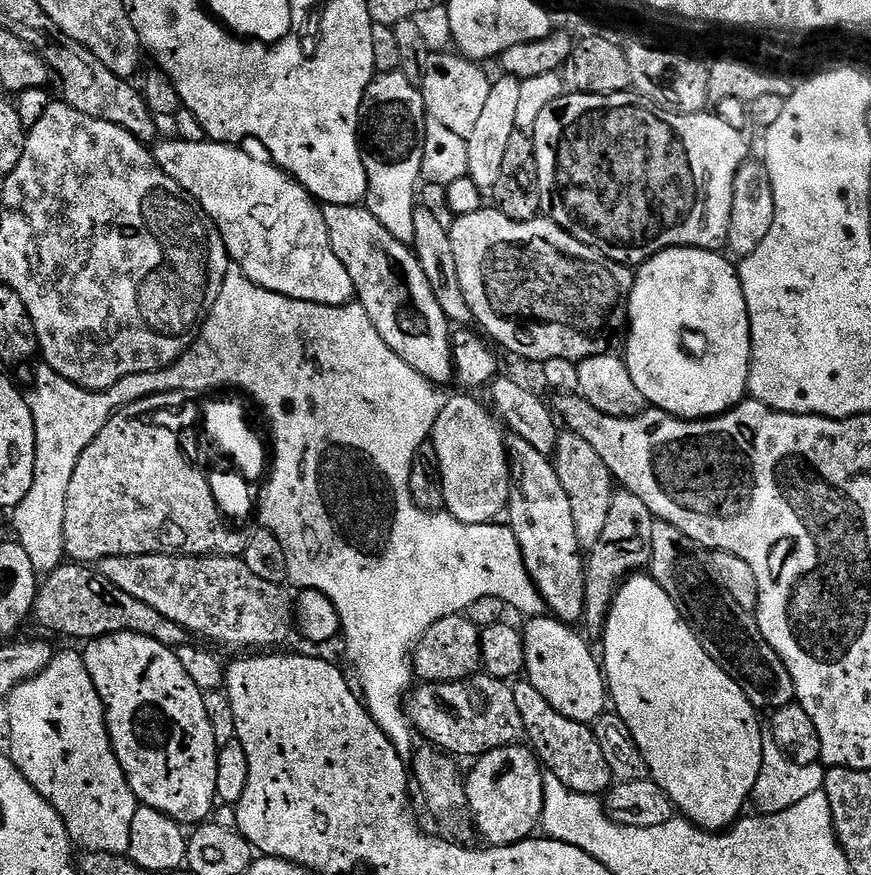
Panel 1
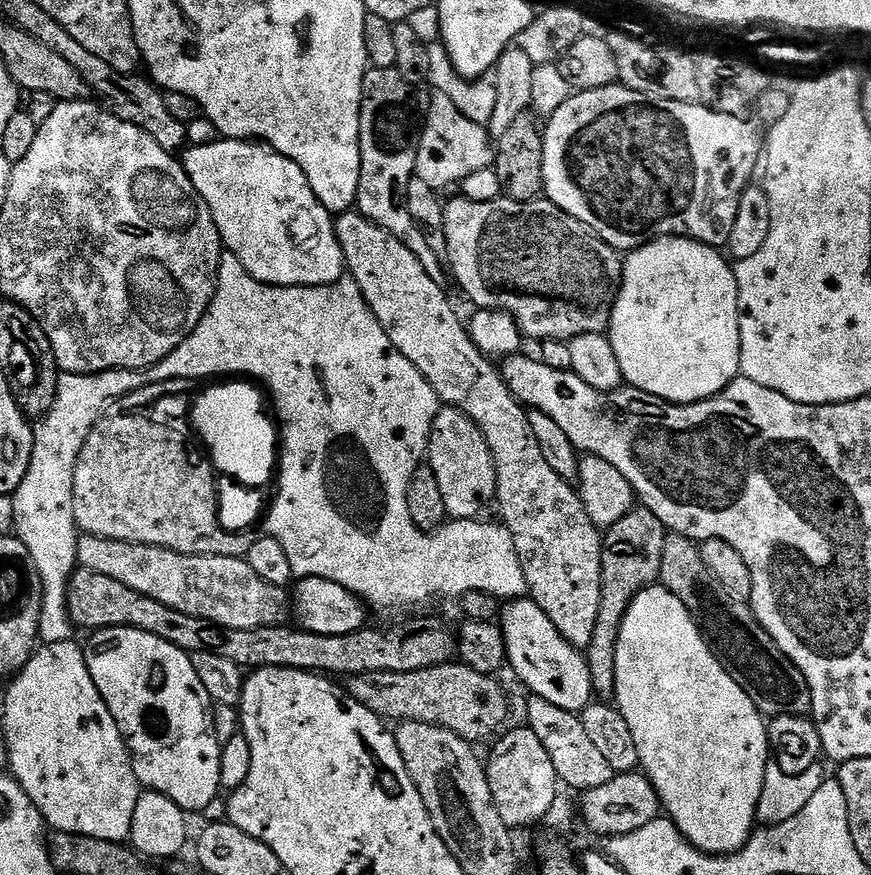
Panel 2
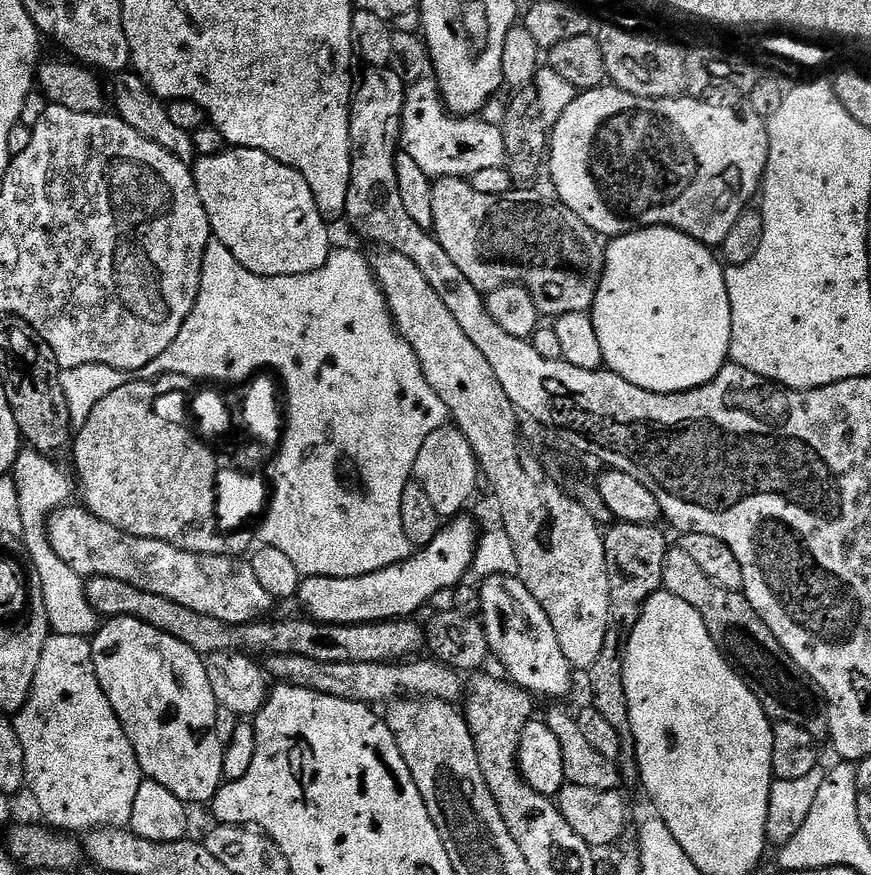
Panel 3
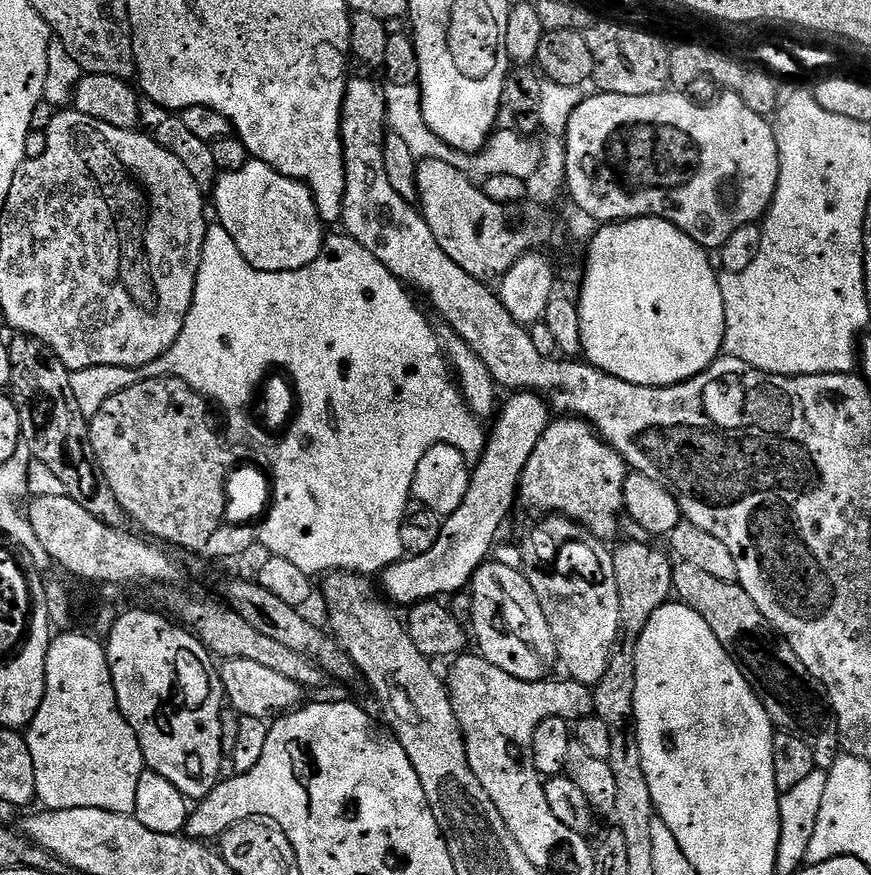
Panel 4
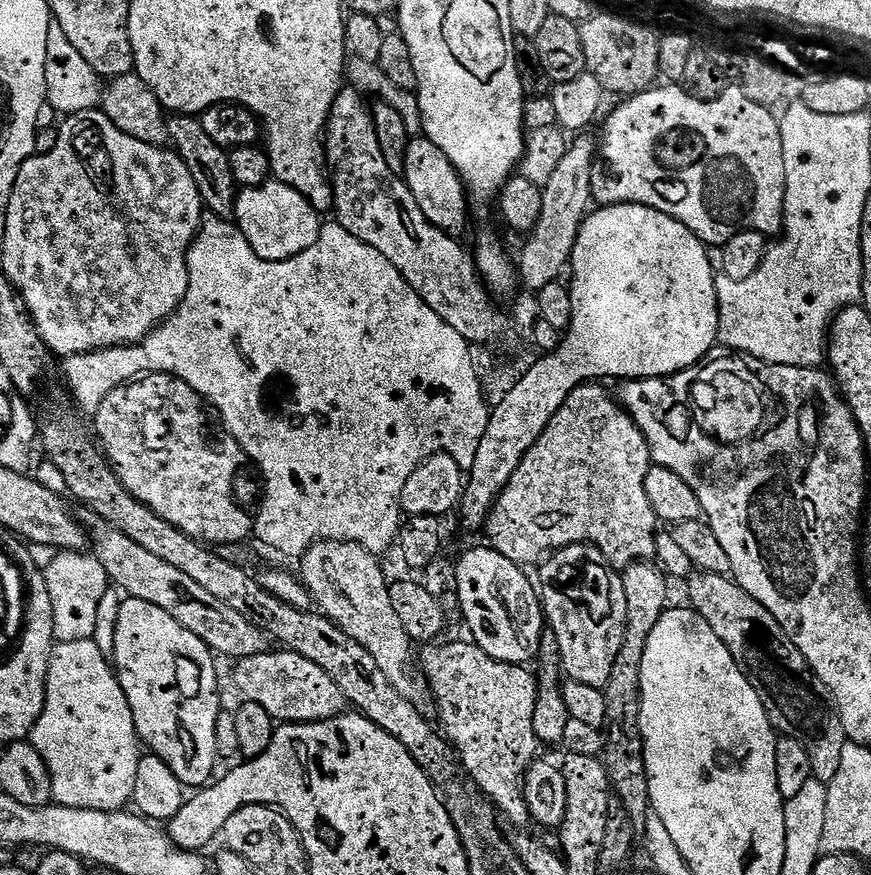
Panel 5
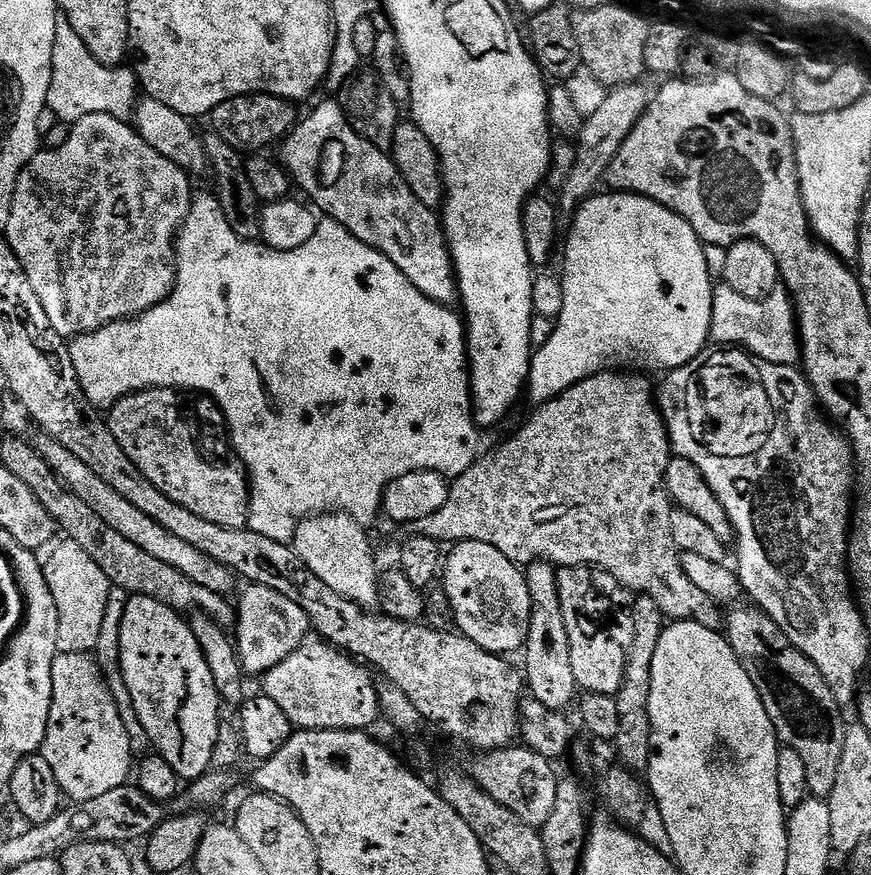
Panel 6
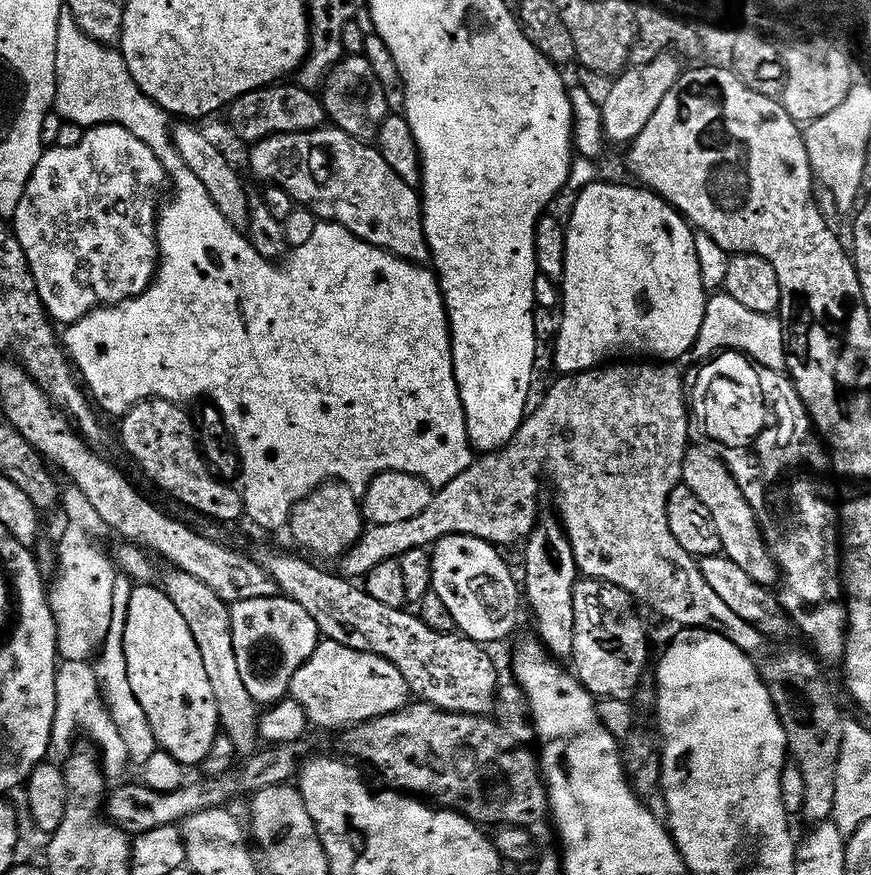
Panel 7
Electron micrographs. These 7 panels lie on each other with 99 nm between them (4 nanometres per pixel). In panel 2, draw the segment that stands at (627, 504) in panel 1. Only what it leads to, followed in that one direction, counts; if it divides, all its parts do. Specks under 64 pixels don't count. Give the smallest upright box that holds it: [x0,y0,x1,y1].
[586,507,666,698]

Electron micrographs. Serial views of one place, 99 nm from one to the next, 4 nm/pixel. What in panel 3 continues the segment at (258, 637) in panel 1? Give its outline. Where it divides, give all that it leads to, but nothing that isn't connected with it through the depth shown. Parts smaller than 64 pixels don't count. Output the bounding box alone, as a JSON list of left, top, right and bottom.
[49,506,274,624]

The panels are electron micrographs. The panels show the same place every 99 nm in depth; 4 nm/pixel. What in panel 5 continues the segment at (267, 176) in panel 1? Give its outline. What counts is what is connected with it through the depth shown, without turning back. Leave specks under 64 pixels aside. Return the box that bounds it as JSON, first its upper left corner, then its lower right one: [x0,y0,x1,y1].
[234,178,322,260]

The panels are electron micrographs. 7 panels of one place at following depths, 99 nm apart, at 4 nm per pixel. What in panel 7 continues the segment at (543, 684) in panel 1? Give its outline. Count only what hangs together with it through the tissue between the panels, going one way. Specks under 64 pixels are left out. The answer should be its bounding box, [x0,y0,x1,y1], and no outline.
[431,536,522,646]

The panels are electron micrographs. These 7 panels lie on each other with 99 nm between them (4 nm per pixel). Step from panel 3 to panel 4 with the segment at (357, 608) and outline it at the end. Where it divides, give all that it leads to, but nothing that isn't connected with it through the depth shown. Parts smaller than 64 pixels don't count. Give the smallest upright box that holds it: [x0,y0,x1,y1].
[382,390,550,606]

